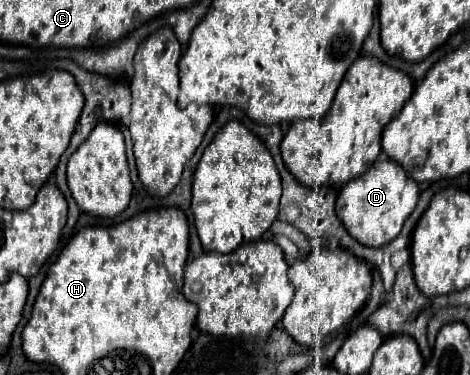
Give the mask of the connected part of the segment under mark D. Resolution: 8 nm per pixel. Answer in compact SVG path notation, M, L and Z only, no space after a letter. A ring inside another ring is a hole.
M383 158L377 160L377 164L373 164L373 168L369 168L369 172L361 174L359 178L351 180L349 184L345 184L337 196L337 216L343 222L345 230L349 232L349 236L353 236L359 244L365 244L369 248L381 248L385 244L389 244L403 228L405 220L409 218L409 214L415 210L419 198L419 186L417 182L413 182L411 178L407 178L407 172L393 160Z

